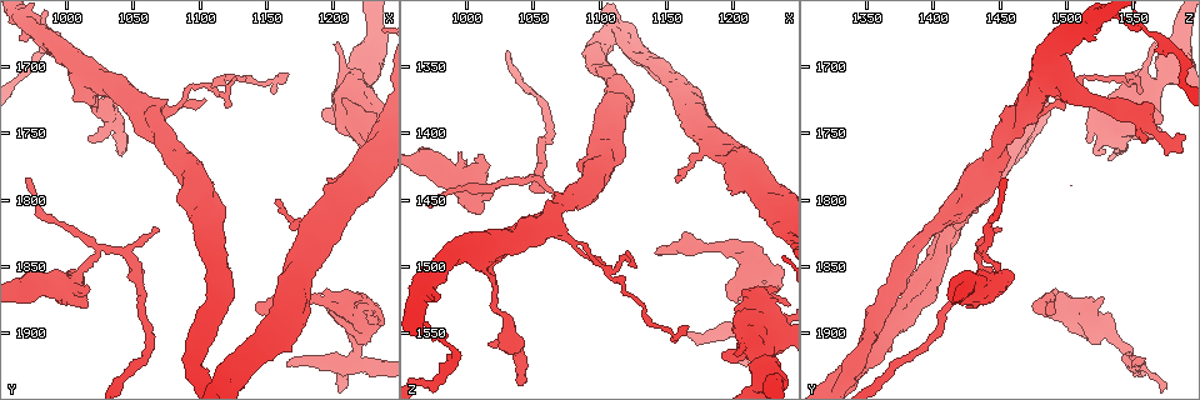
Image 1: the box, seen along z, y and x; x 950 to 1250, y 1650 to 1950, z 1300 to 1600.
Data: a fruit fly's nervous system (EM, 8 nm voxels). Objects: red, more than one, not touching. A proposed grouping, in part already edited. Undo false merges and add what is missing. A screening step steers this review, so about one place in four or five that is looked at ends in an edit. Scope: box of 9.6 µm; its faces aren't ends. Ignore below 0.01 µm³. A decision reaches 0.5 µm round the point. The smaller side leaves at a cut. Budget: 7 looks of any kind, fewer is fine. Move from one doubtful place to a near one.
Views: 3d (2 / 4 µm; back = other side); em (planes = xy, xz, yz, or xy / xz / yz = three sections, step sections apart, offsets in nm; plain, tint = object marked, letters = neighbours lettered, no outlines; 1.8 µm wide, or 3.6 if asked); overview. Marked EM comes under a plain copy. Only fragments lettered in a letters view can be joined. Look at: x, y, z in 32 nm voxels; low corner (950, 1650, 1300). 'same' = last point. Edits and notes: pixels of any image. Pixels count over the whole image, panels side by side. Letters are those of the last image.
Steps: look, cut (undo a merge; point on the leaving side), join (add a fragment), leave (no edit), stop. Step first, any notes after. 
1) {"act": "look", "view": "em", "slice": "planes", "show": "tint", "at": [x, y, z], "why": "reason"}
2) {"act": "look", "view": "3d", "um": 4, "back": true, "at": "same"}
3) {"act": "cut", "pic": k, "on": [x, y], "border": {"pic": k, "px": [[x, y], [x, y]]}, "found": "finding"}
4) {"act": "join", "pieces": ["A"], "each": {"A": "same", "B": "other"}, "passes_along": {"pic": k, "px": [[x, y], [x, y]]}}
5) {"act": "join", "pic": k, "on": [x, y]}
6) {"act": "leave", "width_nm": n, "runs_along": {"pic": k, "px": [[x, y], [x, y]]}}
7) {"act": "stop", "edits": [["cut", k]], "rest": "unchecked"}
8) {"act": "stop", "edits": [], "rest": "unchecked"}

{"act": "look", "view": "3d", "um": 4, "at": [1206, 1722, 1524], "why": "stops while still wide"}

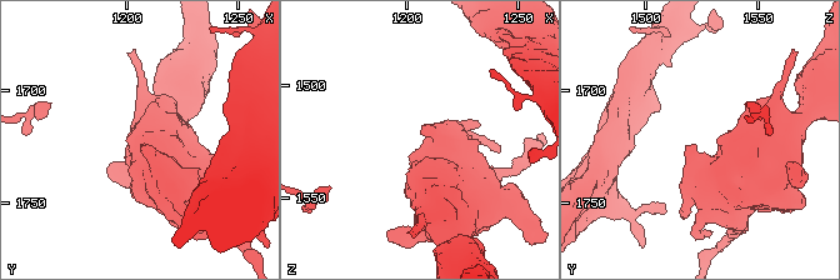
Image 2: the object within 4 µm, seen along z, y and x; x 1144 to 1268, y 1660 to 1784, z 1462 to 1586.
{"act": "look", "view": "em", "um": 3.6, "slice": "xy", "step": 4, "show": "letters", "at": [1208, 1724, 1520], "why": "now the EM"}

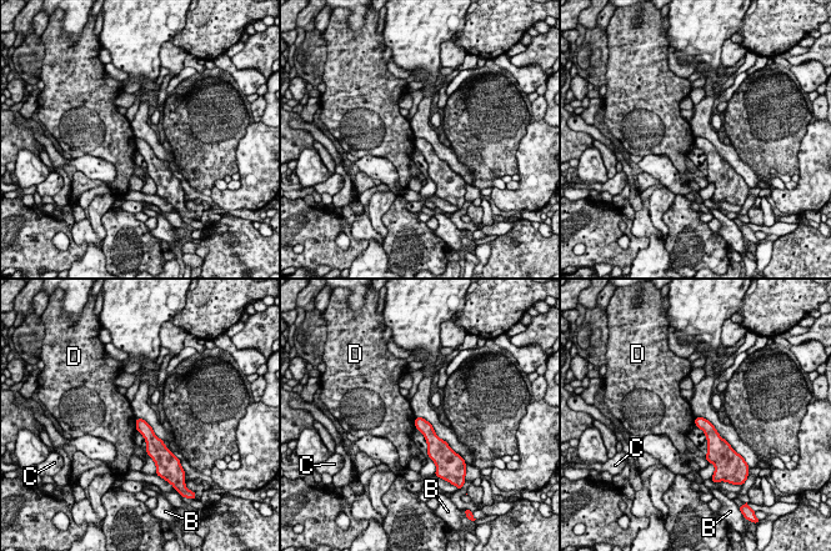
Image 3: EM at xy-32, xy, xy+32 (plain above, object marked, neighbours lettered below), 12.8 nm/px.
{"act": "look", "view": "em", "um": 3.6, "slice": "planes", "show": "letters", "at": "same", "why": "another direction"}

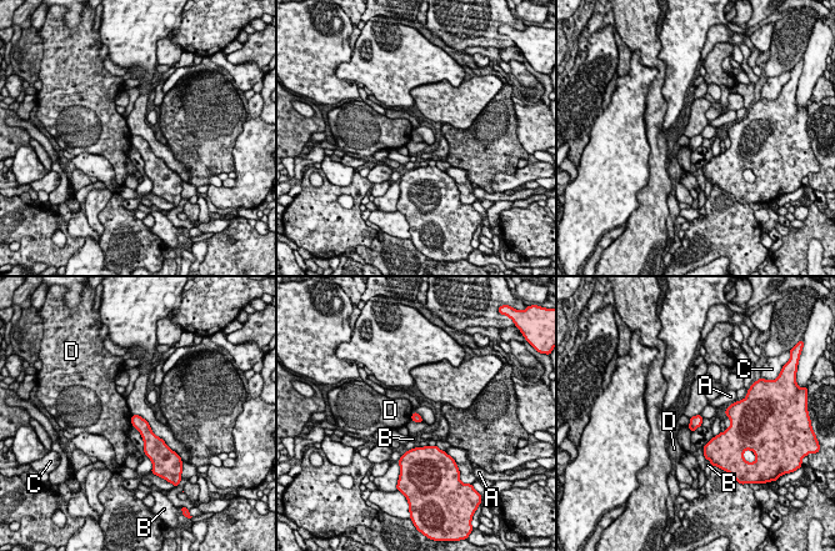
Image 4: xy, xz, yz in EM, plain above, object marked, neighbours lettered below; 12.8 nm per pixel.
{"act": "leave", "each": {"A": "other", "B": "other", "C": "other", "D": "other"}, "border": {"pic": 4, "px": [[411, 419], [423, 422]]}, "found": "none of them fits"}

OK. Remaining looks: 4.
{"act": "look", "view": "em", "slice": "planes", "show": "letters", "at": [1024, 1836, 1438], "why": "thick turns thin"}

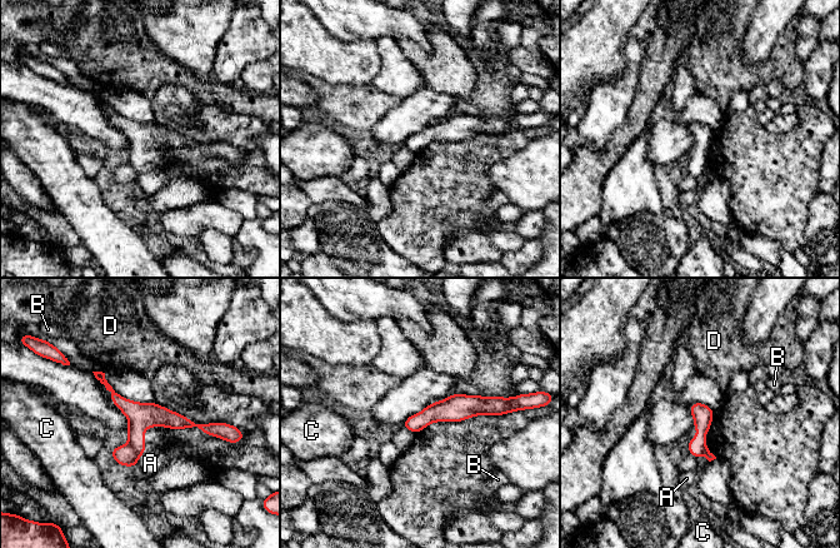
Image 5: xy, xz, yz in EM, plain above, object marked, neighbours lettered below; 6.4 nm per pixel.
{"act": "cut", "pic": 5, "on": [140, 416], "longest_contact_nm": ["A", 90], "each": {"A": "other", "B": "other", "C": "other", "D": "other"}, "part_leaving": {"pic": 5, "px": [[98, 374], [140, 416], [214, 432]]}, "found": "two neurons meet here"}

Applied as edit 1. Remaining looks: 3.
{"act": "look", "view": "overview"}

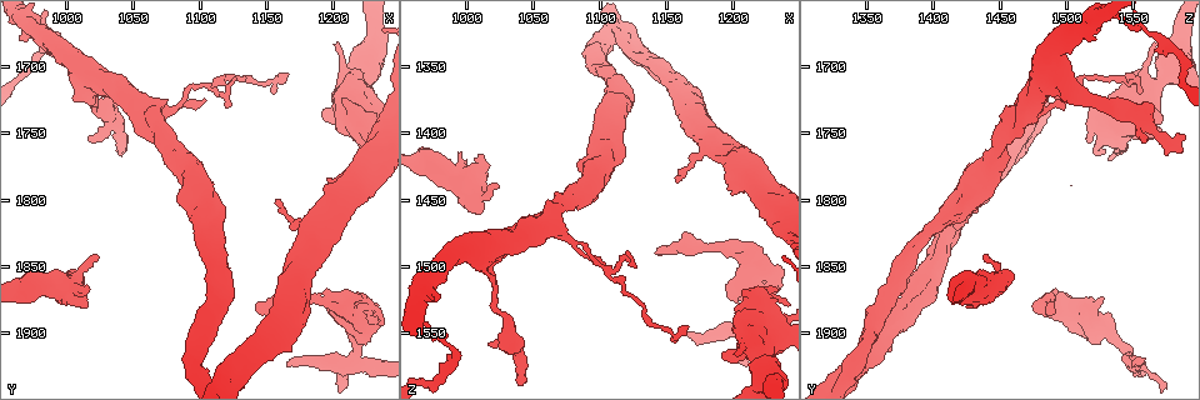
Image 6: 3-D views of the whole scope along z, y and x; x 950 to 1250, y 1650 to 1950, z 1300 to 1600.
{"act": "look", "view": "em", "slice": "planes", "show": "tint", "at": [1168, 1890, 1372], "why": "sharp bend"}

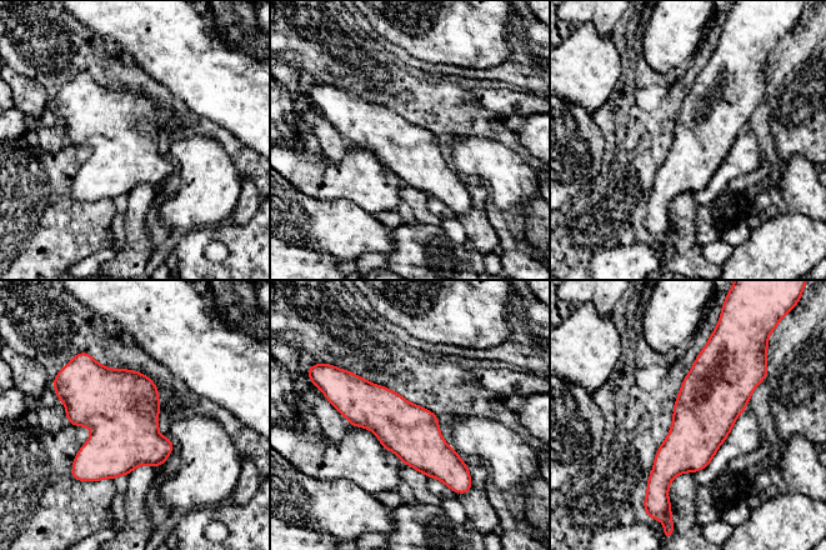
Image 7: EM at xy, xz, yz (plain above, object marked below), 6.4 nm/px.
{"act": "look", "view": "em", "slice": "planes", "show": "letters", "at": "same"}

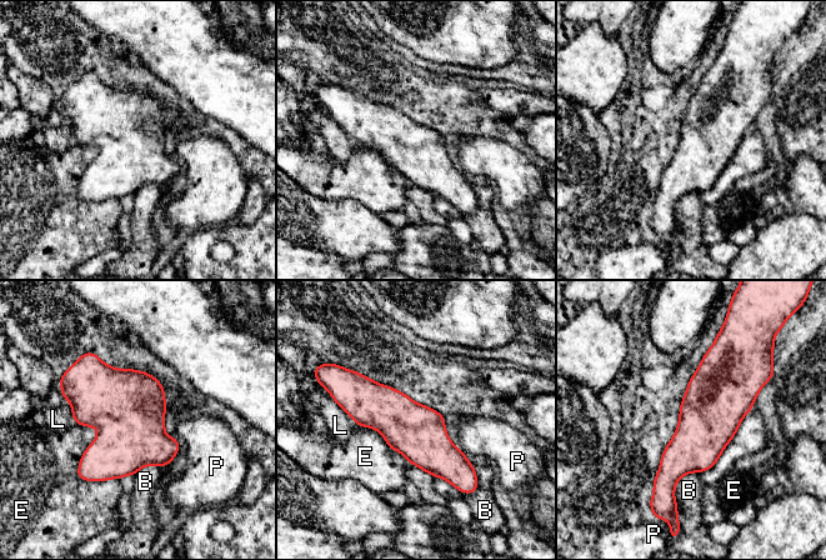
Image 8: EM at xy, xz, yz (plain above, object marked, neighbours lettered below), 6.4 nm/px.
{"act": "leave", "longest_contact_nm": ["E", 460], "each": {"B": "other", "E": "other", "L": "other", "P": "other"}, "runs_along": {"pic": 8, "px": [[344, 401], [389, 410], [471, 470]]}, "found": "one neuron here"}

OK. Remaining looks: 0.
{"act": "stop", "edits": [["cut", 5]], "rest": "unchecked"}

